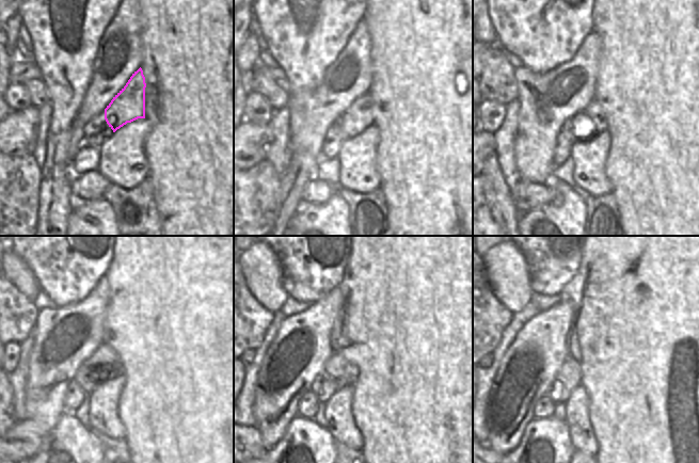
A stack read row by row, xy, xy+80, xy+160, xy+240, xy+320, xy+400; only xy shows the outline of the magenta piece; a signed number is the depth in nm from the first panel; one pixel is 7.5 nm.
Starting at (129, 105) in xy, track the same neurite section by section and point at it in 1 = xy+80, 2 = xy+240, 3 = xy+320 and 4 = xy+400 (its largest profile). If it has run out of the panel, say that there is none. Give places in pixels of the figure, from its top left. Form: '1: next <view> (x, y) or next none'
1: next xy+80 (359, 115)
2: next xy+240 (104, 365)
3: next xy+320 (337, 372)
4: next xy+400 (568, 379)

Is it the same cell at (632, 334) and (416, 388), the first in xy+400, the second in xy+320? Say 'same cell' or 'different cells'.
same cell

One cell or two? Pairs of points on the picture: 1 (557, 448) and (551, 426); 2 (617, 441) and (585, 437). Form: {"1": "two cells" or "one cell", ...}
{"1": "one cell", "2": "two cells"}

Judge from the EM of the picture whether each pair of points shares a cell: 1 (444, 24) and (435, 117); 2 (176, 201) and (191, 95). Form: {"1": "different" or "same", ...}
{"1": "same", "2": "same"}

